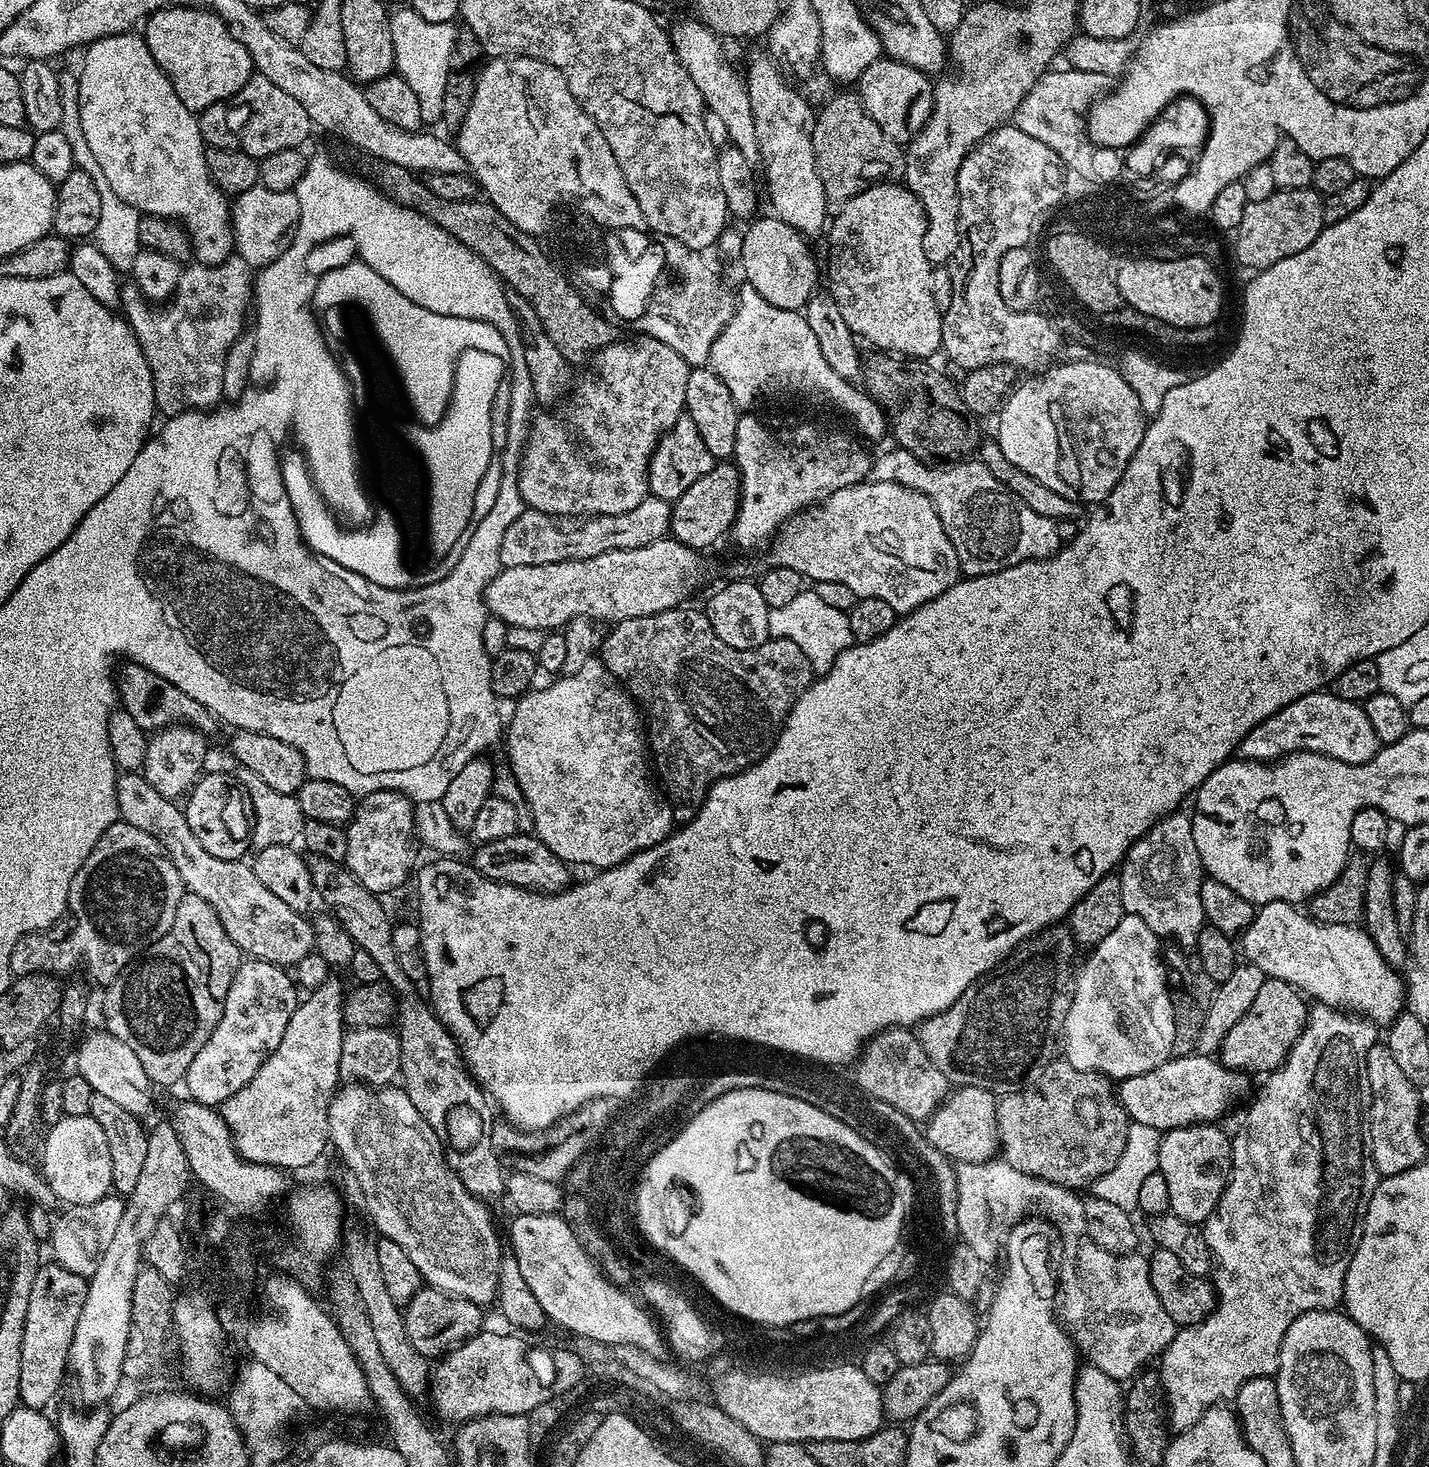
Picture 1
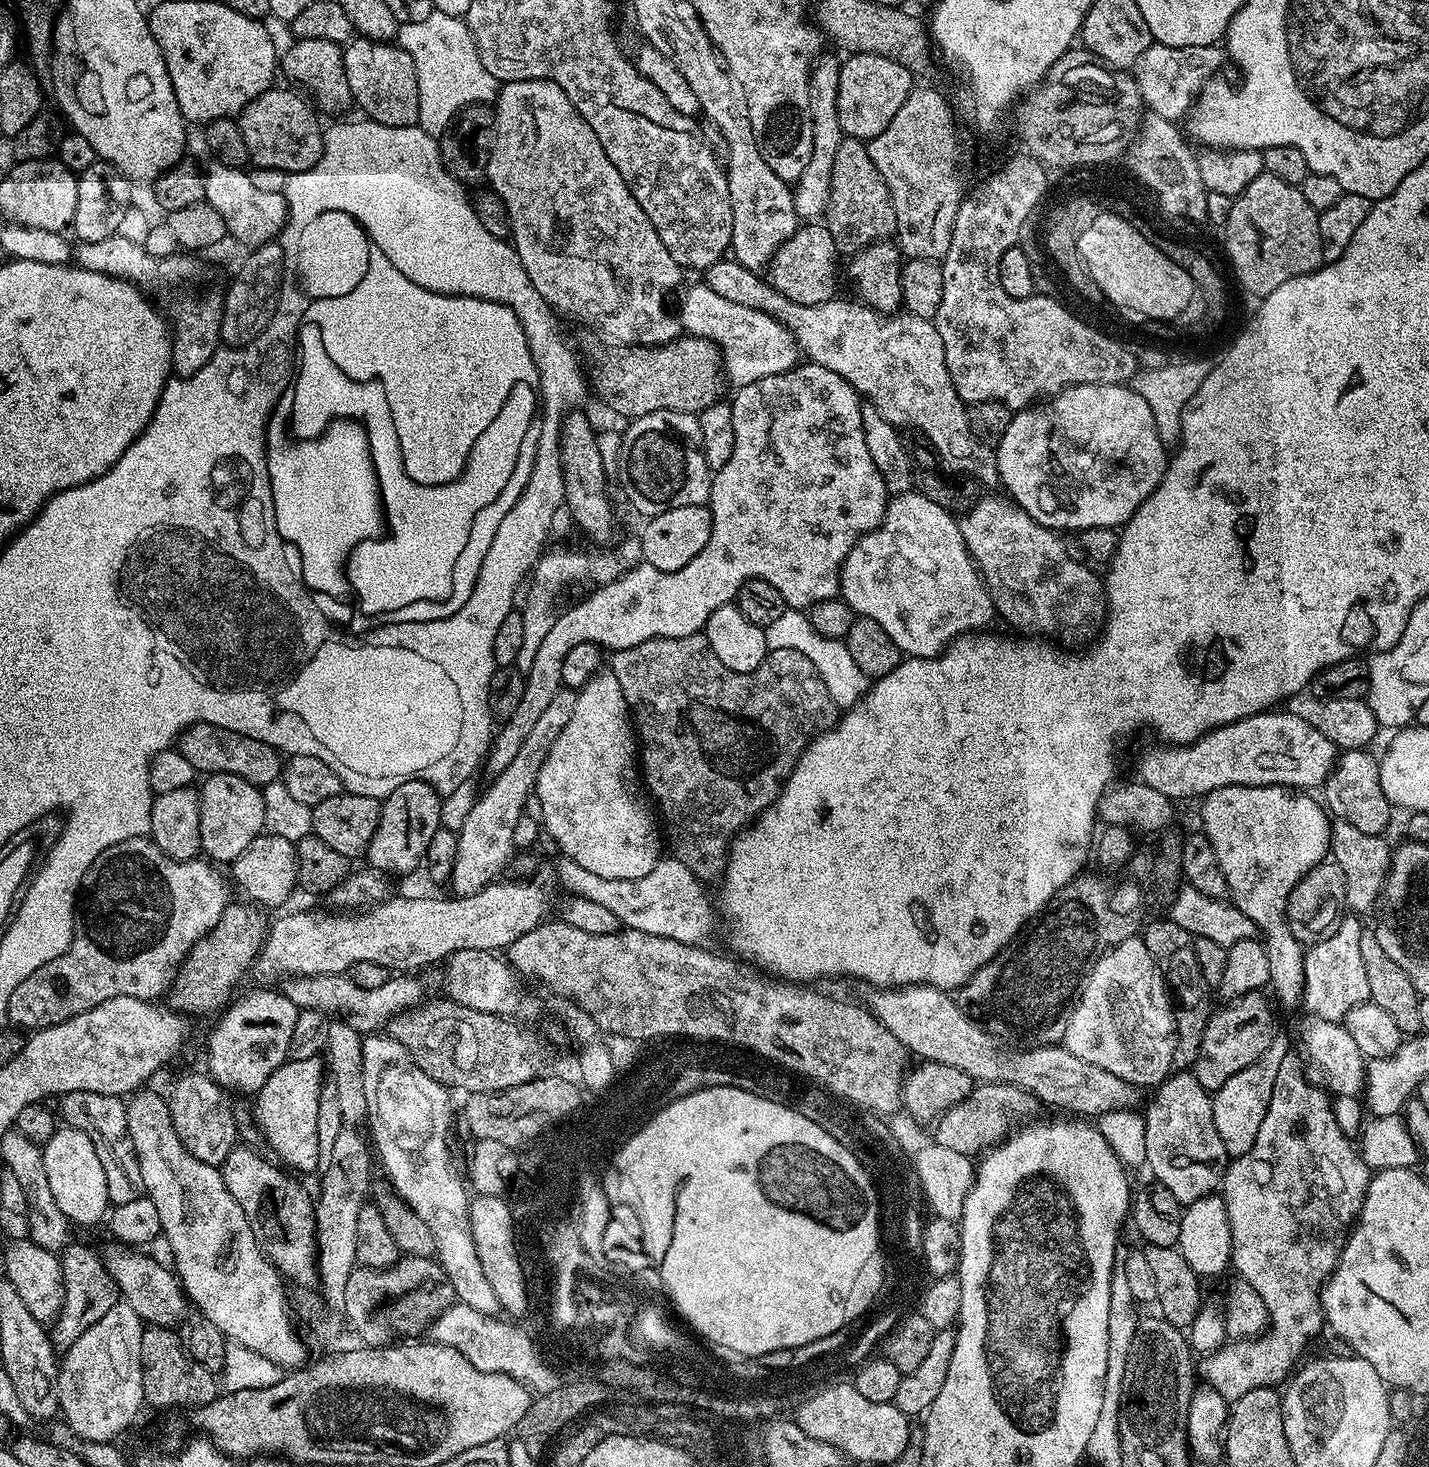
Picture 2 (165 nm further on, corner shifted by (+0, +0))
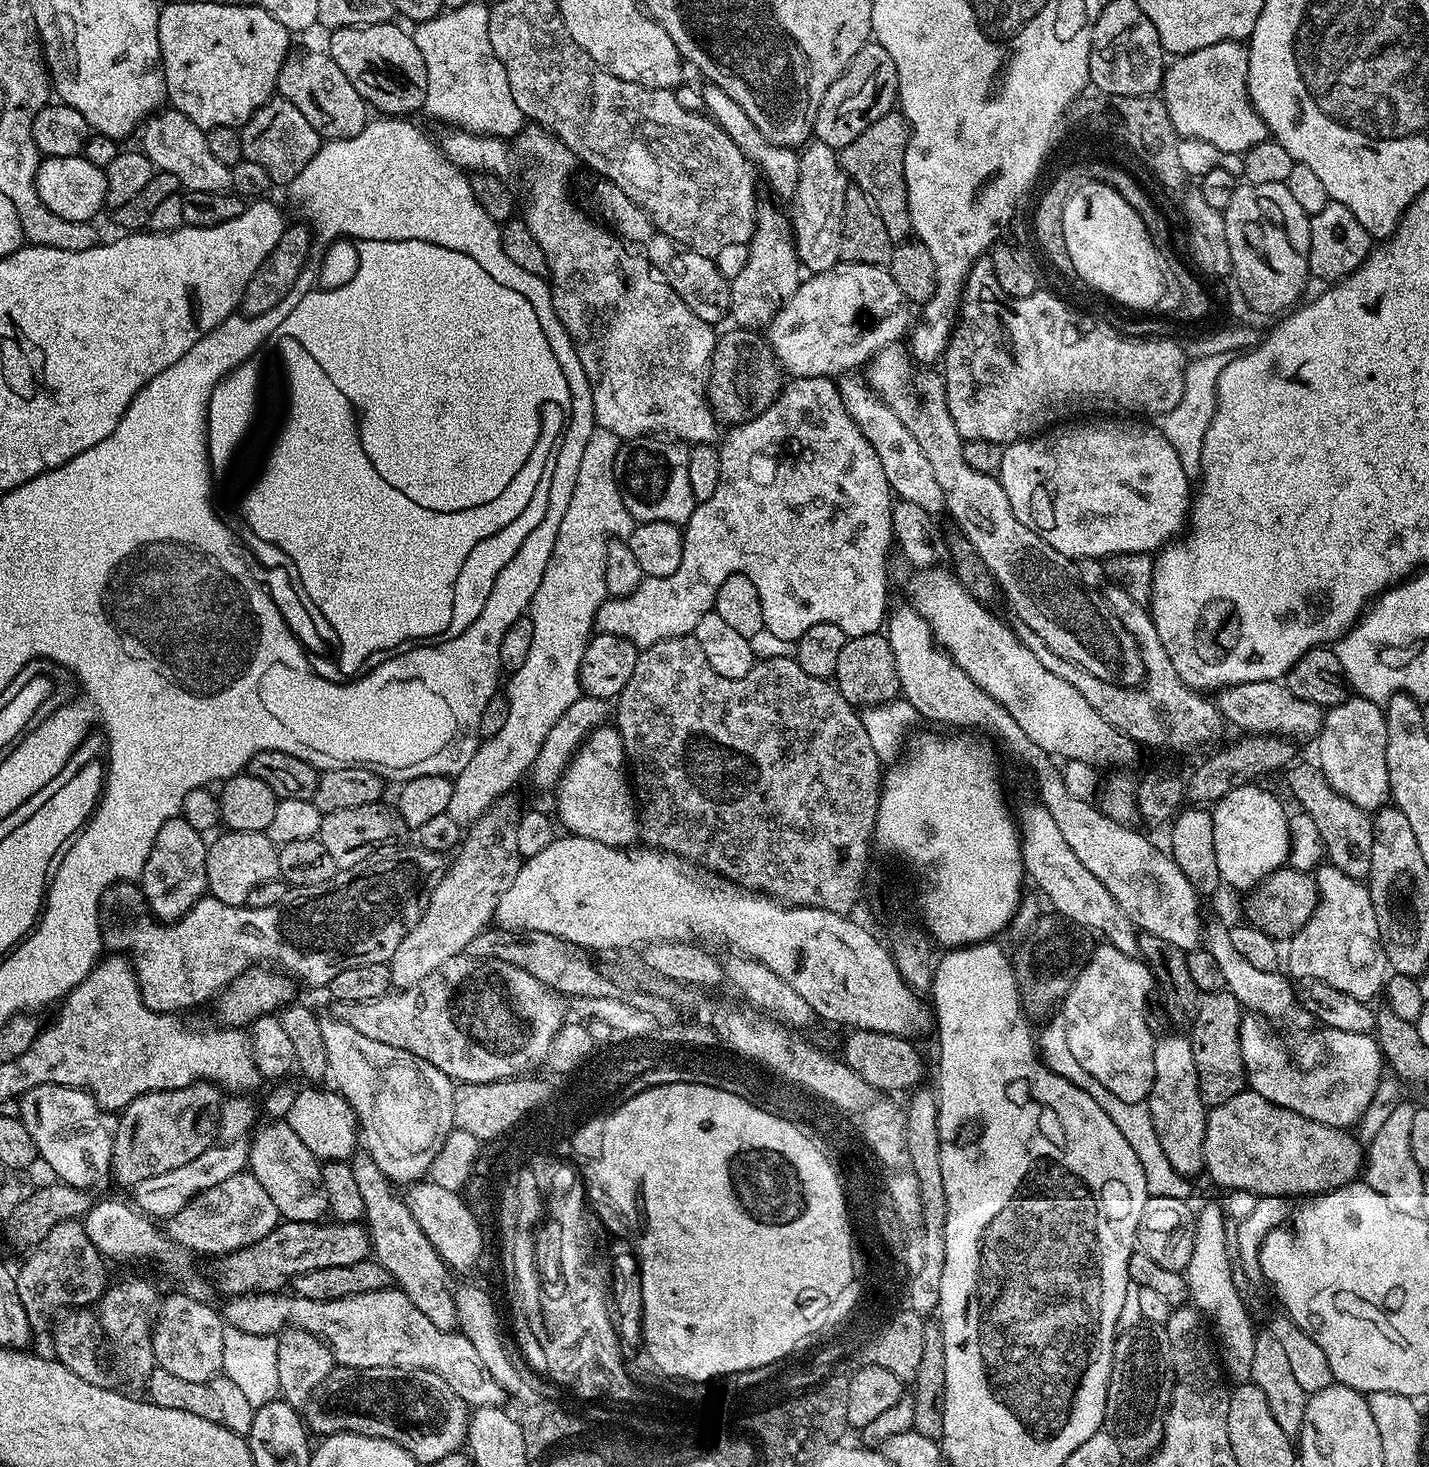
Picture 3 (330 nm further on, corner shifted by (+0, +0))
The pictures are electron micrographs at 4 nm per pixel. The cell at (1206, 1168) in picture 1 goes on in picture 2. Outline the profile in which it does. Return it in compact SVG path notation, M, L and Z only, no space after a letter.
M1188 1070L1173 1071L1161 1084L1155 1085L1152 1101L1142 1115L1146 1122L1146 1168L1153 1172L1155 1183L1166 1186L1181 1206L1187 1206L1203 1196L1215 1193L1221 1187L1224 1170L1230 1157L1214 1126L1212 1096L1198 1082L1198 1078Z

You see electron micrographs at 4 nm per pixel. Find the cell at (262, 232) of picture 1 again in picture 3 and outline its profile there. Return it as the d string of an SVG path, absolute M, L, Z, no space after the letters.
M161 110L148 117L139 133L139 147L148 156L156 170L174 174L181 189L189 192L223 192L232 187L232 169L218 162L206 146L205 129L186 118L186 114L175 110Z

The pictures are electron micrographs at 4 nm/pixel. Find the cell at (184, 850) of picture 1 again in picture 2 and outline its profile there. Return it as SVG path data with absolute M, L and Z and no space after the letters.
M337 974L335 976L298 976L285 979L283 981L284 985L282 984L282 991L285 996L290 998L290 1002L296 1004L297 1009L320 1011L329 1017L345 1020L345 1022L350 1026L354 1026L362 1034L376 1034L400 1012L404 1012L408 1008L414 1007L415 1004L421 1003L420 984L414 977L415 975L412 974L396 974L386 982L382 982L382 986L378 986L374 990L362 990L362 986L354 986L354 982L346 974Z

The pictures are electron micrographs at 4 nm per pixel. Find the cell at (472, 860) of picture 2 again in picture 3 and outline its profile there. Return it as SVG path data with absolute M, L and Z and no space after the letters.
M501 796L467 829L455 853L456 861L447 865L444 877L438 882L434 894L430 894L426 914L422 914L418 926L408 929L406 938L398 942L398 950L394 950L387 963L393 989L417 984L438 970L442 962L450 962L450 958L467 953L470 941L493 923L498 898L508 889L510 882L514 882L522 863L516 829L522 808L516 805L513 796Z

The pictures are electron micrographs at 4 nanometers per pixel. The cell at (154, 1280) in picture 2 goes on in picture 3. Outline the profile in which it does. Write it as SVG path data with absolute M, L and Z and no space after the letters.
M179 1291L159 1301L152 1329L152 1359L186 1382L208 1384L222 1372L222 1338L226 1324L221 1313L211 1308L211 1303Z

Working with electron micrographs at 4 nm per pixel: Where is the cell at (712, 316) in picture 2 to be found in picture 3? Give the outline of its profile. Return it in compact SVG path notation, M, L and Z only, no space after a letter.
M841 262L830 270L801 279L791 298L766 325L766 339L772 345L776 361L789 377L836 378L841 374L863 369L868 361L886 346L903 341L910 328L908 308L910 309L909 301L904 299L902 290L898 290L898 285L894 283L894 278L888 273L887 267L878 264Z

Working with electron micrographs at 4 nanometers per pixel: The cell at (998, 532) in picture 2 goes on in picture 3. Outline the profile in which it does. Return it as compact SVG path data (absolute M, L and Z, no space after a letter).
M1115 586L1105 587L1102 595L1112 613L1118 618L1118 622L1122 622L1126 631L1136 638L1136 644L1144 658L1146 679L1142 686L1121 686L1084 671L1071 660L1064 660L1058 654L1054 654L1046 646L1046 642L1042 642L1042 638L1038 638L1038 634L1034 634L1029 628L1019 629L1020 641L1032 651L1038 662L1042 662L1042 666L1046 666L1046 670L1050 670L1050 674L1074 686L1074 690L1078 690L1078 694L1082 694L1082 698L1086 698L1086 702L1090 702L1090 706L1094 706L1094 710L1098 710L1098 714L1102 714L1106 722L1110 722L1113 728L1125 732L1137 745L1170 744L1174 748L1184 748L1214 739L1220 732L1220 724L1222 725L1220 711L1207 695L1186 686L1182 678L1178 678L1174 666L1170 666L1166 646L1162 646L1162 638L1158 638L1151 611L1145 605L1134 602L1130 594L1126 594L1126 590Z

